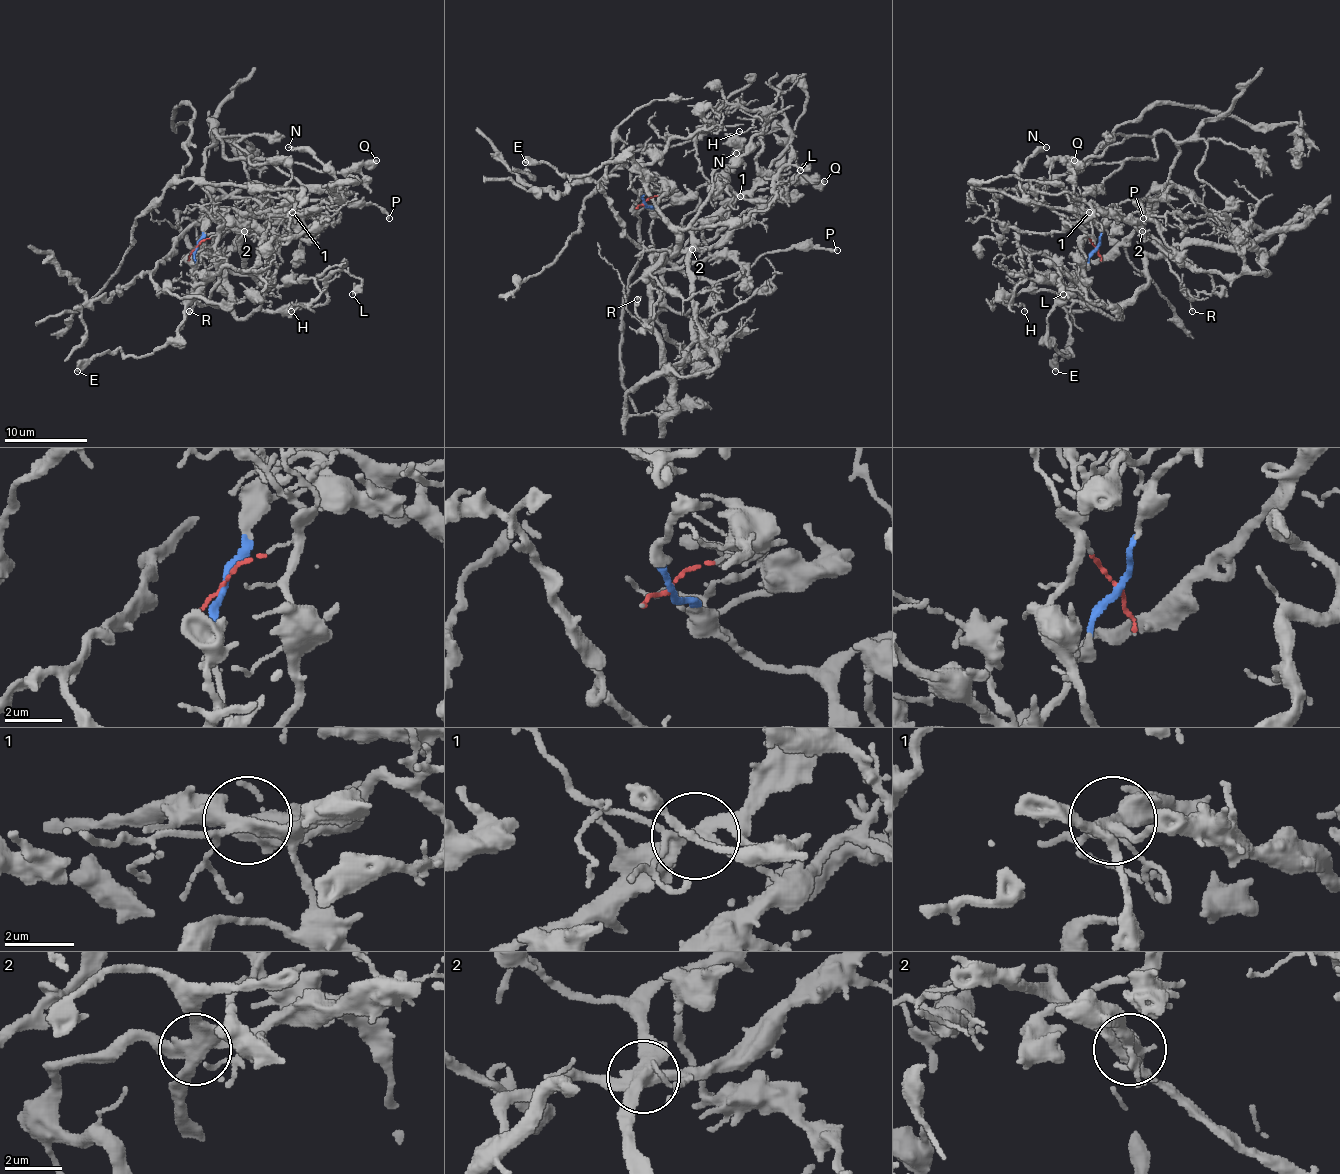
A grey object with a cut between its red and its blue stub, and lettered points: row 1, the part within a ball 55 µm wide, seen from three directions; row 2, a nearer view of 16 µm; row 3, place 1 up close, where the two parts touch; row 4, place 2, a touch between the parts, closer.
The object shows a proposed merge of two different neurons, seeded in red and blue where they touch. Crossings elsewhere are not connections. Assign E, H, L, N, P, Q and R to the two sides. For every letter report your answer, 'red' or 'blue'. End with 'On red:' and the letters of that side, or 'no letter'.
E: blue
H: red
L: red
N: blue
P: blue
Q: red
R: red
On red: H, L, Q, R

